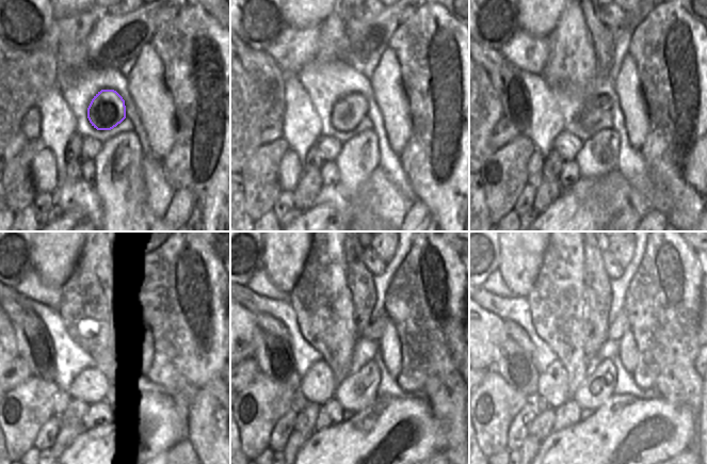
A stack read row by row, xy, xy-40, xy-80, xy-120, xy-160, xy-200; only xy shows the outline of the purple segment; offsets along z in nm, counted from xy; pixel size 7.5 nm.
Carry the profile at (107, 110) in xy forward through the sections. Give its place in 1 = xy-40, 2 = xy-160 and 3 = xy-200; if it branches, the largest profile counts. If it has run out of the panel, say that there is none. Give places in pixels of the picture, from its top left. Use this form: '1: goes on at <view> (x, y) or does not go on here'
1: goes on at xy-40 (348, 112)
2: goes on at xy-160 (375, 331)
3: goes on at xy-200 (621, 323)

